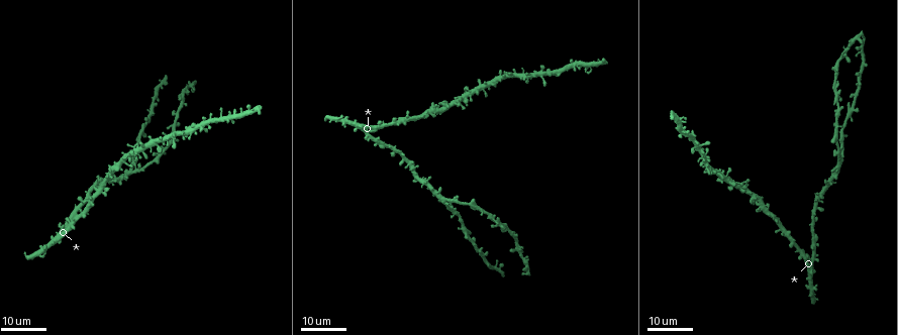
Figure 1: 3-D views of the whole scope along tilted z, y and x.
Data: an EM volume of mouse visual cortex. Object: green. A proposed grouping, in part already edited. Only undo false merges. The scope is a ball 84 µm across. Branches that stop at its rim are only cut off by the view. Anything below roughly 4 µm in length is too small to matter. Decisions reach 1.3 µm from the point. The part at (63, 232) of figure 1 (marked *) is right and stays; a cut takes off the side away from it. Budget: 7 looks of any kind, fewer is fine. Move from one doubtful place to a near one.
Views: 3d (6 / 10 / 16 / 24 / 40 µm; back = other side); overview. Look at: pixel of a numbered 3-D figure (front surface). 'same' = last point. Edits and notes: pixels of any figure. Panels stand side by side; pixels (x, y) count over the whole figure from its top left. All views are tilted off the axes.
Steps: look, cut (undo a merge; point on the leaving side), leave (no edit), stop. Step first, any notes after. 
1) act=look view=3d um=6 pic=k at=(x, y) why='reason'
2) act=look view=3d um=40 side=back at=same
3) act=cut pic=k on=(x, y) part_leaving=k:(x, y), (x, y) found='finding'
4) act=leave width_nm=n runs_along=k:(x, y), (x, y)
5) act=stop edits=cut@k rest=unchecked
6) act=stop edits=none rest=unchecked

act=look view=3d um=24 pic=1 at=(848, 116) why='three arms meet'

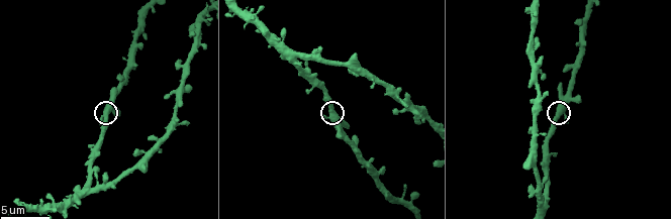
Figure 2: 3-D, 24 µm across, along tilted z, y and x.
act=look view=3d um=6 pic=2 at=(559, 109)

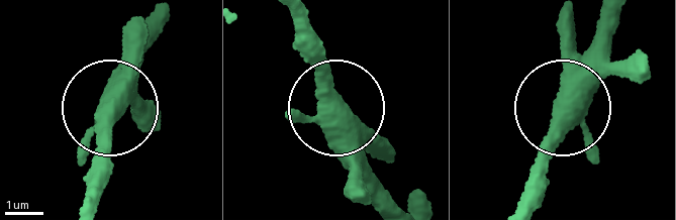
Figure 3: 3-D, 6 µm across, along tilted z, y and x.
act=leave arms=3 found='one neuron here'

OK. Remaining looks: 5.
act=look view=3d um=16 pic=1 at=(856, 38) why='two arms in line, one across'

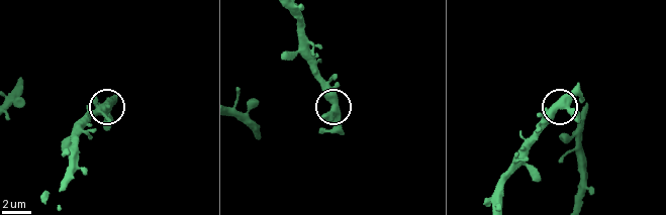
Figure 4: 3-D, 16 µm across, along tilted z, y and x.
act=look view=3d um=10 pic=4 at=(562, 104)

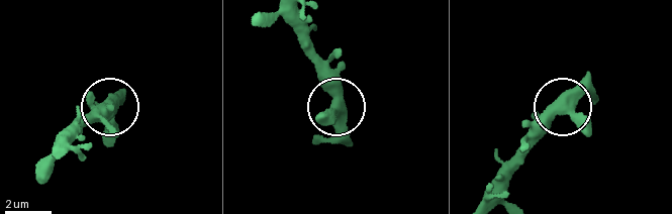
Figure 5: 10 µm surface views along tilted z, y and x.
act=leave width_nm=450 runs_along=5:(288, 12), (334, 106) found='all the same neuron'

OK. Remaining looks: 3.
act=look view=3d um=16 pic=2 at=(408, 205) why='two arms in line, one across'

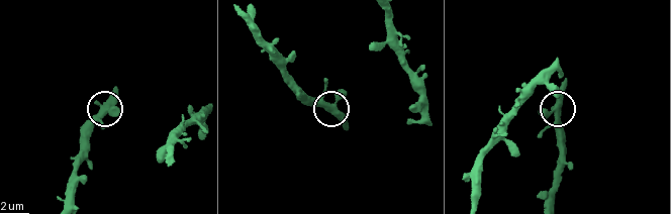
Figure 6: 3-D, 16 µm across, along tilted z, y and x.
act=leave arms=3 runs_along=6:(69, 204), (69, 184), (87, 144), (89, 124), (104, 109) found='one neuron here'

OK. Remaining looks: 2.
act=stop edits=none rest=unchecked

